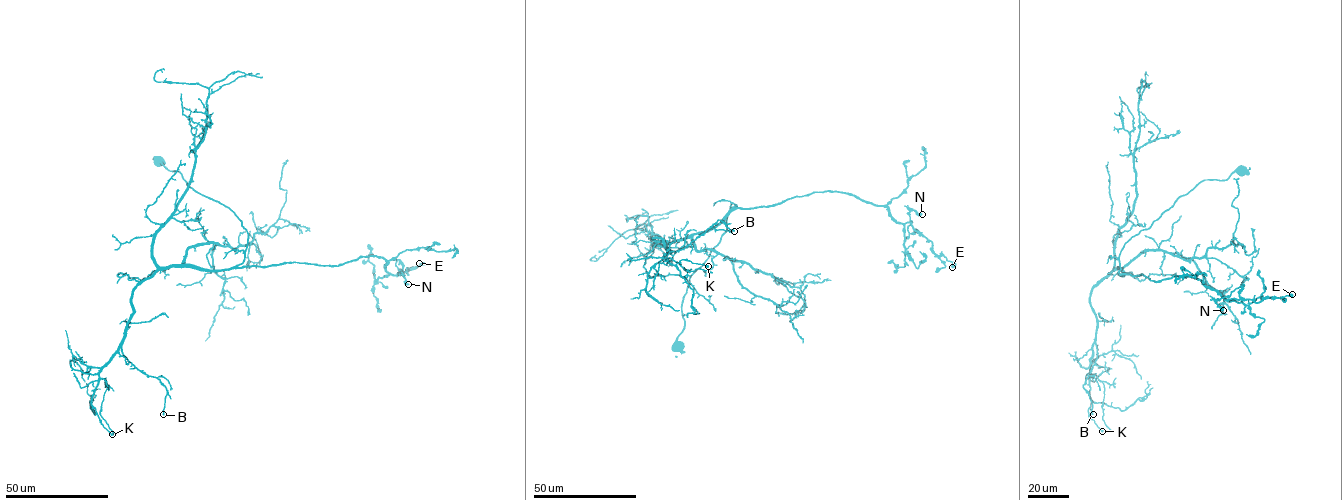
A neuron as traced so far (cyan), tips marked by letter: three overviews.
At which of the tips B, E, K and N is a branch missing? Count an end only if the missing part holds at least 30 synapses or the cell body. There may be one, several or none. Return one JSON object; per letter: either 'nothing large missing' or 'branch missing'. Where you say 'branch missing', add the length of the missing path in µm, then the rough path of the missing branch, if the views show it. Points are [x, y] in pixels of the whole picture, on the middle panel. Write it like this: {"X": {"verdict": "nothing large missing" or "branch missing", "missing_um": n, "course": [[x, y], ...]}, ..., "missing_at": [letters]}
{"B": {"verdict": "nothing large missing"}, "E": {"verdict": "nothing large missing"}, "K": {"verdict": "nothing large missing"}, "N": {"verdict": "nothing large missing"}, "missing_at": []}

